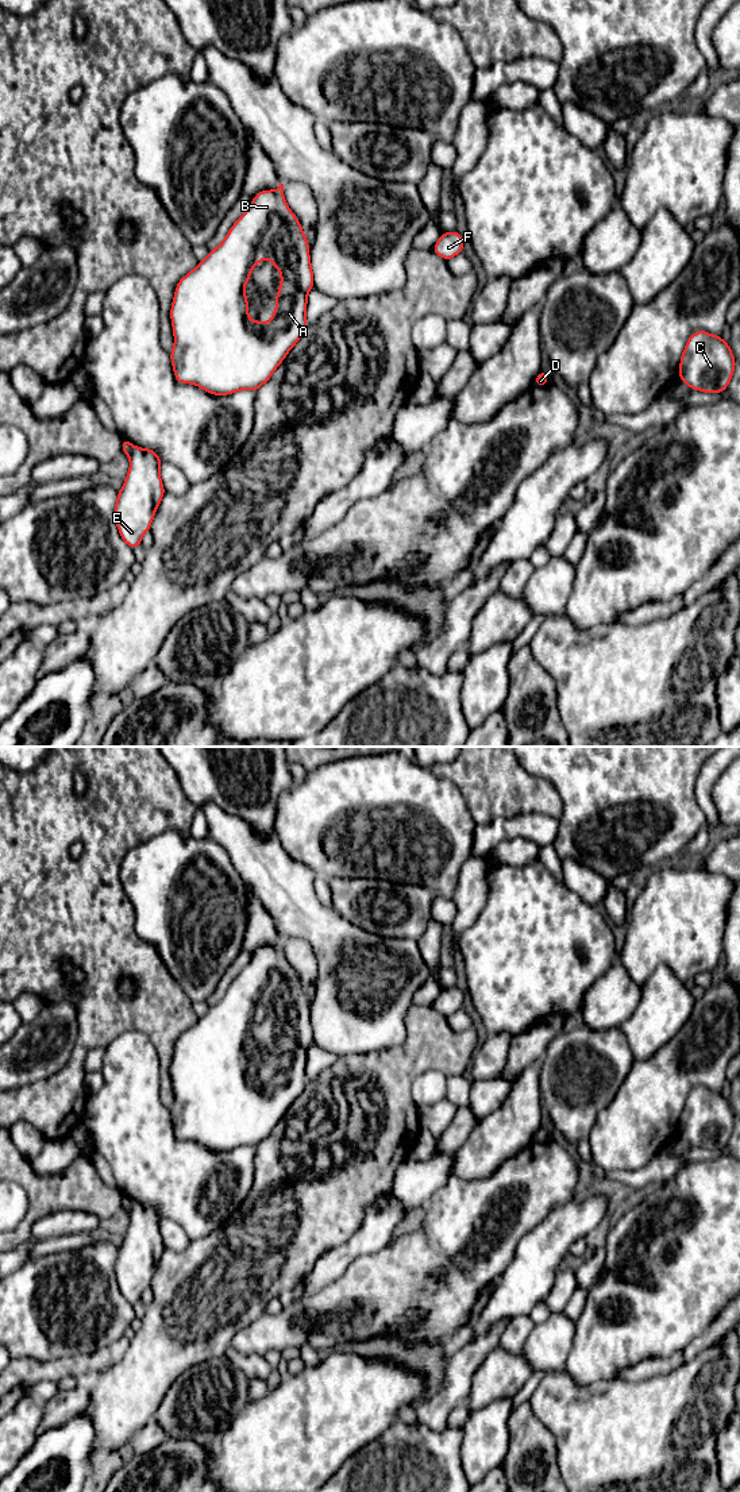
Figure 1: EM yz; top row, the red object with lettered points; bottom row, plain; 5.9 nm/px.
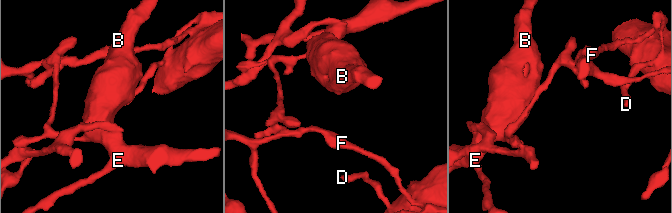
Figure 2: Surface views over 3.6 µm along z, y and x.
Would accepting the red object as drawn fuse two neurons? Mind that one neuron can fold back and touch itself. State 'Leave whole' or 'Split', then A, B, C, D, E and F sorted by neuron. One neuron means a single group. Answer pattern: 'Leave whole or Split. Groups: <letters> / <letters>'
Split. Groups: A B C E / D F

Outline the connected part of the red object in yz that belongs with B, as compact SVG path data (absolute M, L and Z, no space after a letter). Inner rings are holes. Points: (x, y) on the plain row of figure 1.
M284 940L275 947L258 948L246 968L232 980L223 998L215 1006L209 1006L207 1014L176 1041L170 1064L174 1102L169 1110L178 1140L196 1141L213 1152L228 1152L240 1146L257 1148L271 1134L308 1082L308 1049L315 1042L309 1003L297 972L286 960ZM263 1015L270 1015L274 1025L281 1029L280 1046L274 1052L275 1065L266 1079L248 1075L250 1060L244 1049L253 1025Z

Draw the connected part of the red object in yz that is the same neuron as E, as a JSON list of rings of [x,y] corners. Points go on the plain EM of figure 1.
[[[134,1203],[130,1225],[115,1258],[115,1279],[130,1304],[142,1302],[166,1246],[161,1235],[163,1218],[154,1206]]]

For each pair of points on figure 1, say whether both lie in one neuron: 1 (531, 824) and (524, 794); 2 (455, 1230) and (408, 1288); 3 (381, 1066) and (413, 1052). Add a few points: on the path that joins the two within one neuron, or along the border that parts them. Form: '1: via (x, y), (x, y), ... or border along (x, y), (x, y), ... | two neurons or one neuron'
1: border along (497, 817), (546, 813), (558, 820) | two neurons
2: via (451, 1245), (423, 1273) | one neuron
3: via (389, 1066), (400, 1066), (405, 1060) | one neuron

